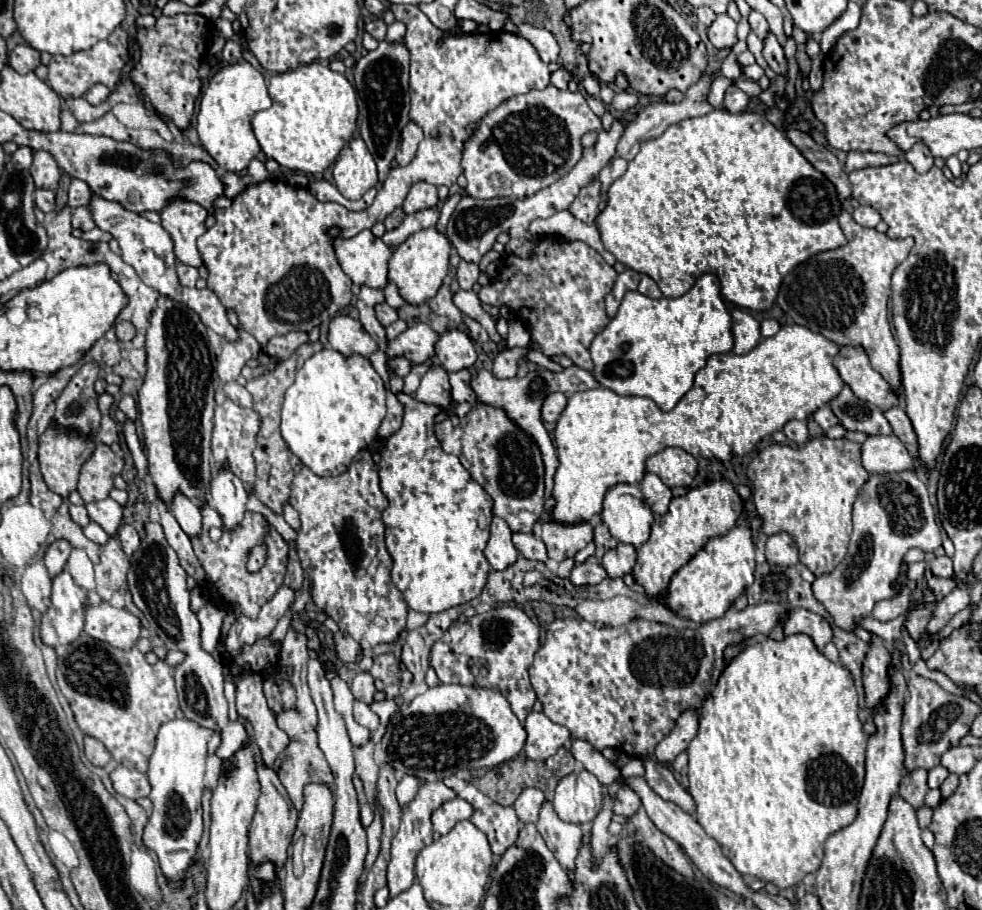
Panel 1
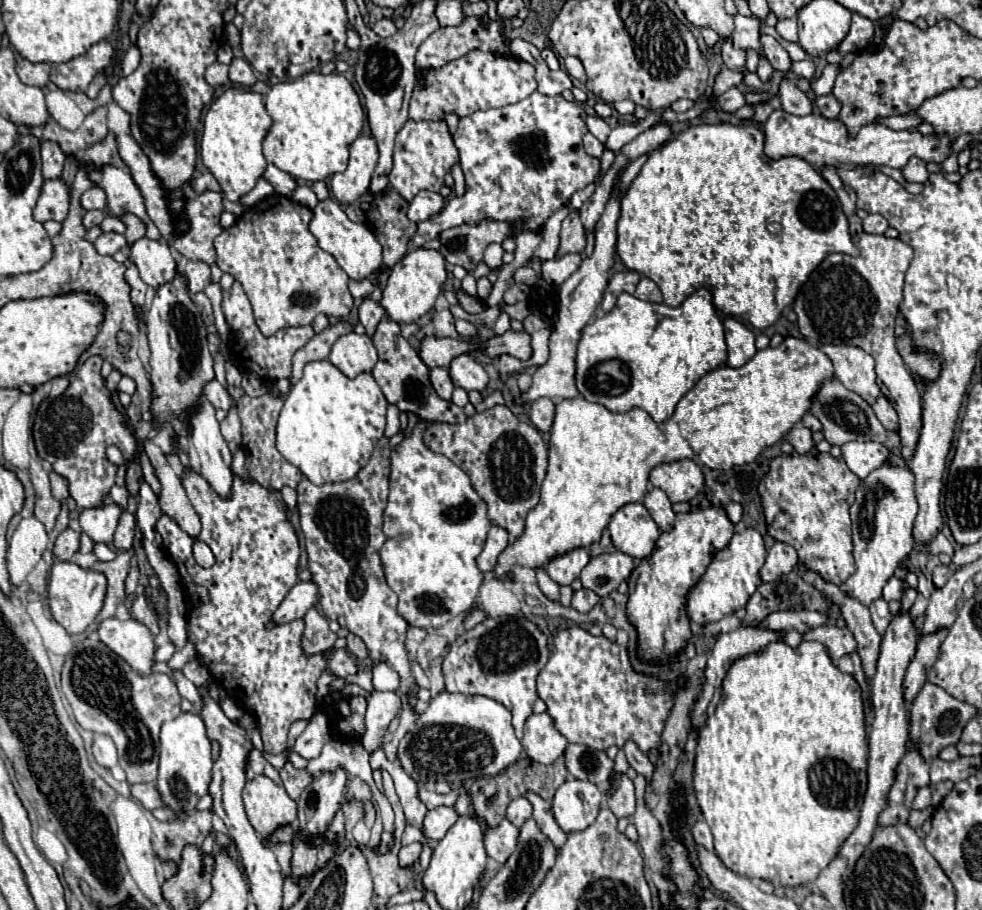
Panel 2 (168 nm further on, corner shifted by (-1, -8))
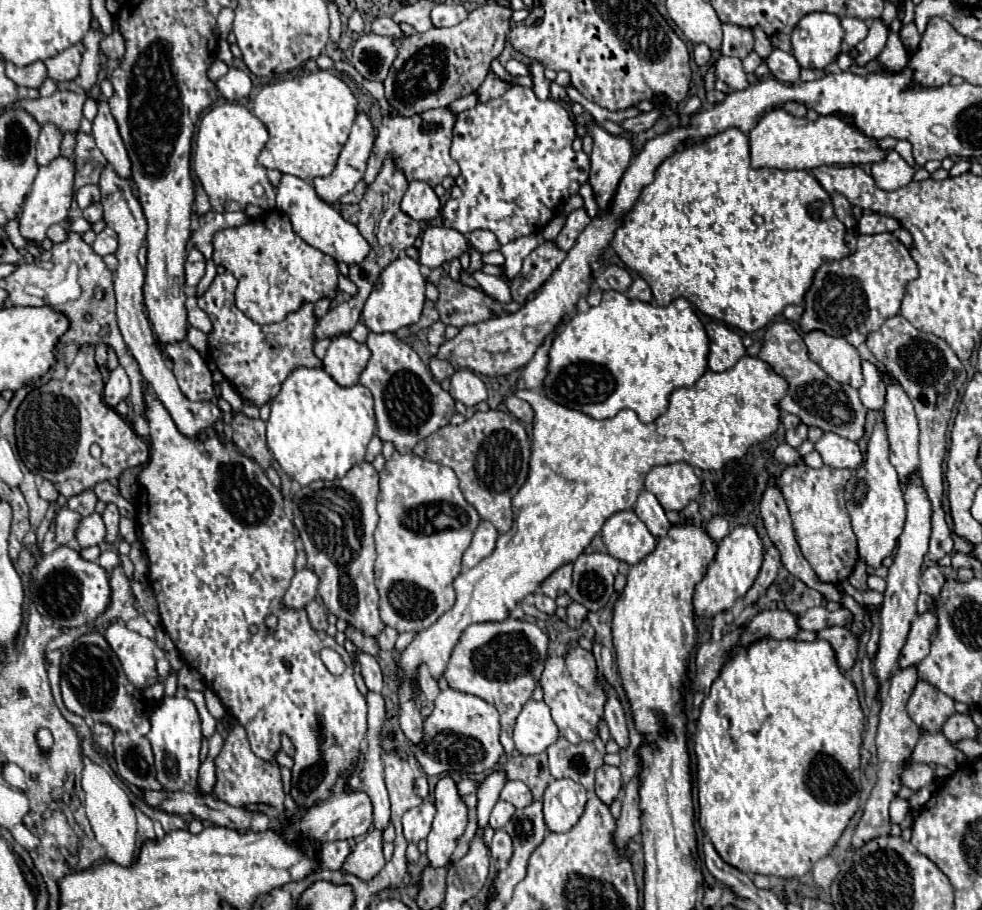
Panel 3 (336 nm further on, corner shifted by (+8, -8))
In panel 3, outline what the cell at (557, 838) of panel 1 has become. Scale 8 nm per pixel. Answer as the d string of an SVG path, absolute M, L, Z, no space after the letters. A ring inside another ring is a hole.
M508 781L500 793L500 799L502 801L508 801L512 803L514 807L526 807L532 803L532 793L530 789L522 783L522 781Z

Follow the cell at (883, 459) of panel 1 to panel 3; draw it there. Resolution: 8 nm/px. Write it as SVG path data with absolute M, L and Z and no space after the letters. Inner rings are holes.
M824 433L816 443L814 449L820 453L822 461L828 467L842 467L842 469L856 469L862 463L862 453L856 443L842 439L834 433Z

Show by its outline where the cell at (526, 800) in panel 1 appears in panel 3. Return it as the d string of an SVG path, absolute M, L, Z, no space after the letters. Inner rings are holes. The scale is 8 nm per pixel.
M498 801L490 813L490 827L502 829L512 815L514 815L514 805L506 803L506 801Z

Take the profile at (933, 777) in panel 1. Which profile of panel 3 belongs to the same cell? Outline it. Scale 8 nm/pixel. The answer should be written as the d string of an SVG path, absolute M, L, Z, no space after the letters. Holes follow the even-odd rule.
M894 799L894 803L890 803L890 823L902 823L906 813L908 813L908 801L904 799Z

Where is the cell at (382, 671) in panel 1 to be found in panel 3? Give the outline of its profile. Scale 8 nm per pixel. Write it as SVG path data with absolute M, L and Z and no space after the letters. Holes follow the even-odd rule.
M360 653L358 661L360 661L360 667L362 667L362 677L366 681L366 687L370 691L380 691L382 689L382 671L380 671L376 657L372 657L368 653Z

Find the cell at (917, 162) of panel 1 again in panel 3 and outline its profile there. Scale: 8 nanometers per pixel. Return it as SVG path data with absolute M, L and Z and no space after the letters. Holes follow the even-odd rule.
M890 149L886 153L886 159L882 159L880 163L872 163L872 177L878 189L896 191L912 181L914 169L894 149Z

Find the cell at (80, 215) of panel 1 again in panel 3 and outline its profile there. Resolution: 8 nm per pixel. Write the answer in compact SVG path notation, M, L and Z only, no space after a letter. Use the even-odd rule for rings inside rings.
M92 203L92 205L86 207L82 213L84 213L84 219L86 219L88 223L96 223L96 221L102 219L102 203Z

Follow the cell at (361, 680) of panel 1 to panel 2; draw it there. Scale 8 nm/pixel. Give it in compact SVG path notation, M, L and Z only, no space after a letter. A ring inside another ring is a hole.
M369 691L367 697L367 711L365 711L365 735L361 745L367 751L381 747L383 733L391 719L401 711L401 699L397 693L385 691Z

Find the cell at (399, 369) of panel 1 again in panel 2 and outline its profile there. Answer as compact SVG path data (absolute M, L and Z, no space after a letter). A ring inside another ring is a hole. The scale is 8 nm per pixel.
M383 319L377 325L377 331L373 335L373 343L379 351L379 361L373 367L371 375L381 387L385 399L393 405L397 405L401 411L407 413L417 413L419 419L425 421L445 421L445 423L465 423L465 411L451 401L443 401L437 397L429 383L429 369L427 365L419 359L417 351L407 343L407 339L399 331L399 323L391 319Z

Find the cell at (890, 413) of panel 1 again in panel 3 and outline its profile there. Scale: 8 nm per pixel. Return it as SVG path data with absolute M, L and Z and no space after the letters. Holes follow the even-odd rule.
M862 361L862 375L864 375L864 383L858 391L864 407L882 409L886 397L886 385L878 373L878 367L872 365L870 361Z

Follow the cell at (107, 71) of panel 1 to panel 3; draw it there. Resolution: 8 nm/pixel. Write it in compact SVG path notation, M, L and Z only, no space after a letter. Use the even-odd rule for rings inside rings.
M76 43L68 47L66 51L60 51L58 55L46 59L44 65L48 67L48 77L54 81L72 81L74 77L78 77L78 65L82 59L82 51L84 51L84 45Z

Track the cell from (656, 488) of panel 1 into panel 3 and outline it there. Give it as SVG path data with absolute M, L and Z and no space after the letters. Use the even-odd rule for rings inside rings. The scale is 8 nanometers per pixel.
M642 491L638 495L638 501L636 501L636 507L634 507L634 513L638 515L638 519L648 527L648 531L660 539L668 533L668 529L672 527L670 521L666 519L666 513L662 509L662 505L658 503L658 499L650 493L650 491Z

